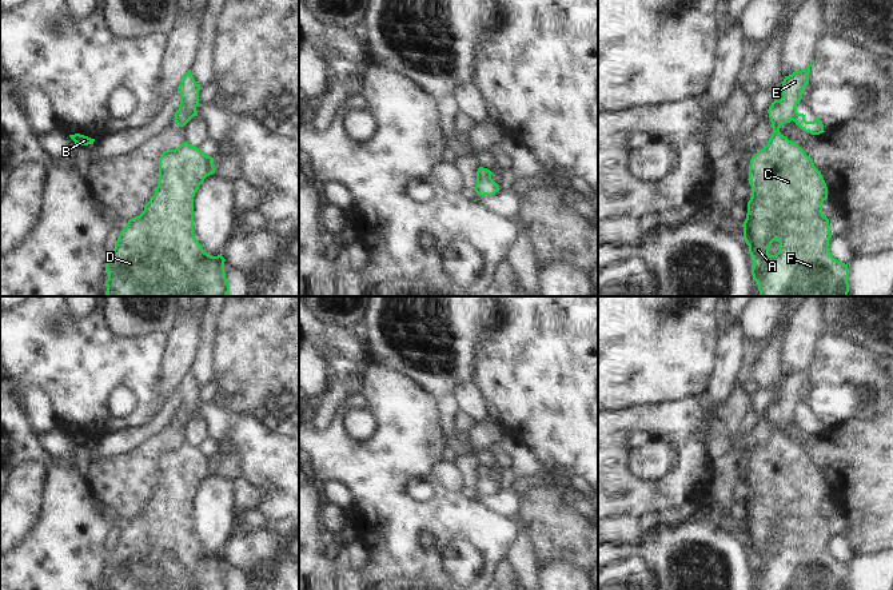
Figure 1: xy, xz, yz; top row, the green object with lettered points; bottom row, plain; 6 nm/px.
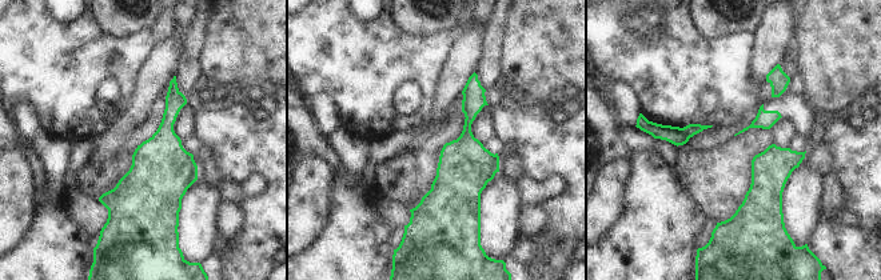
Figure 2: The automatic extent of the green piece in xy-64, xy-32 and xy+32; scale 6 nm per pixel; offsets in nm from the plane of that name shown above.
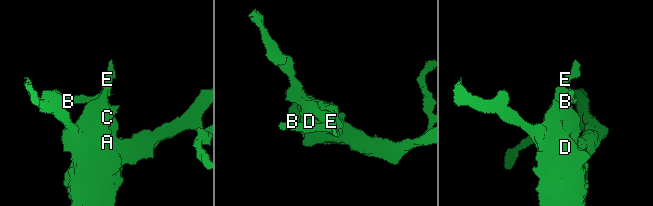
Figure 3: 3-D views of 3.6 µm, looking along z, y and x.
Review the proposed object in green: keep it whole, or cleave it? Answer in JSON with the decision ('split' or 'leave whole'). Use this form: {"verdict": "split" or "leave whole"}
{"verdict": "split"}

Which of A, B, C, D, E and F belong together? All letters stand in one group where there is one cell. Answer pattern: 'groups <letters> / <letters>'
groups A C D E F / B

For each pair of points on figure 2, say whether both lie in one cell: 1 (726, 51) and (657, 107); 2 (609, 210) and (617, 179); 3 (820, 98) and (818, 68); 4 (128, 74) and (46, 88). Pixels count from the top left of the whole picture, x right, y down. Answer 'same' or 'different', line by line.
1: same
2: same
3: same
4: same

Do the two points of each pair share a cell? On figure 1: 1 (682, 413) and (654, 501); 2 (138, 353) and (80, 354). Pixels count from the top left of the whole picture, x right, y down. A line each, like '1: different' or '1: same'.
1: same
2: same

